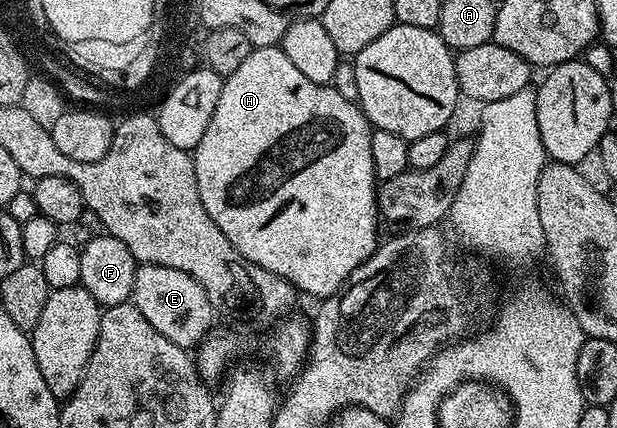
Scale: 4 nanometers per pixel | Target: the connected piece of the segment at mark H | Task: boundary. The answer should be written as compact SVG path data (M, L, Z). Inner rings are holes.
M261 46L252 49L251 55L224 81L221 88L221 100L217 100L217 108L213 112L213 120L209 128L205 128L205 136L201 136L201 144L193 151L195 159L195 175L197 176L197 192L201 192L201 204L205 204L205 212L213 216L213 224L225 232L229 244L241 252L243 258L253 260L253 264L261 264L269 272L281 276L290 282L296 291L304 290L312 294L315 300L330 298L332 294L343 289L352 272L374 252L380 245L379 199L377 197L377 179L373 168L373 144L371 131L373 127L363 115L362 109L356 103L345 100L333 85L322 86L302 72L291 61L289 56L278 46Z

